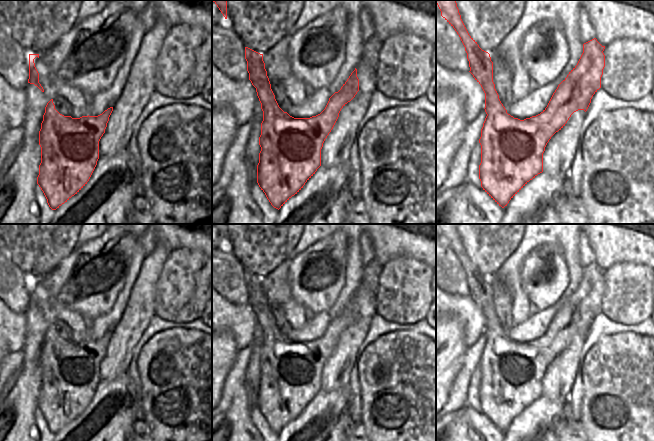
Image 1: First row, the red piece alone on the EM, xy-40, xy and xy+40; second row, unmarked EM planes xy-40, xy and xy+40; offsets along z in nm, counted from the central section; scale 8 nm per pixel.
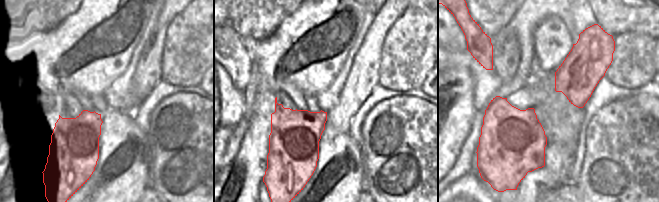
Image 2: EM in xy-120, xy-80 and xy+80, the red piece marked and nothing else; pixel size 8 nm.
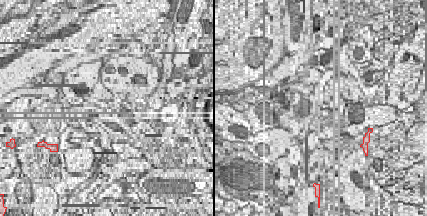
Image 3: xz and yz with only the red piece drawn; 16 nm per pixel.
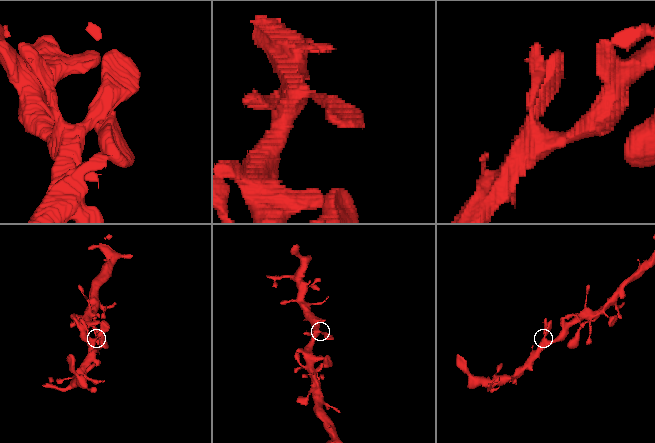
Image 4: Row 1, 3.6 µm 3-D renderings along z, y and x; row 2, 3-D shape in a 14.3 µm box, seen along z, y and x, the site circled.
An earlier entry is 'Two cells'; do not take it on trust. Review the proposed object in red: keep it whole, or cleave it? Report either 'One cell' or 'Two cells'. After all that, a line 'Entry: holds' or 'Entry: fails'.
One cell.
Entry: fails

